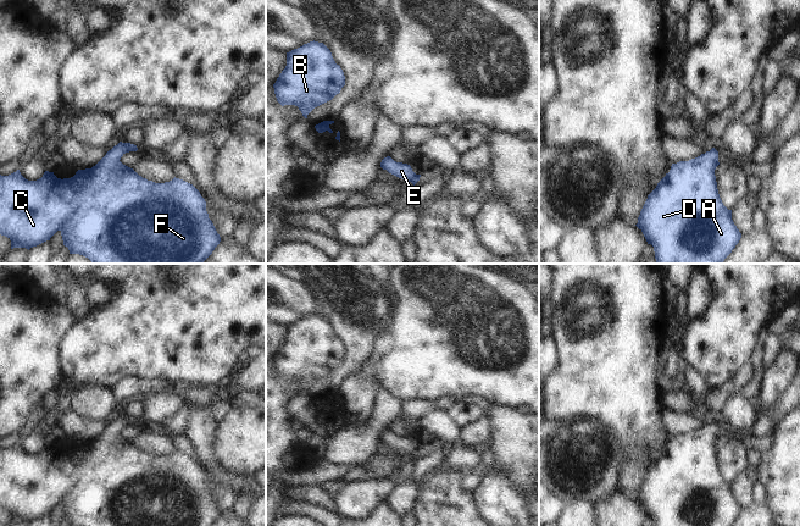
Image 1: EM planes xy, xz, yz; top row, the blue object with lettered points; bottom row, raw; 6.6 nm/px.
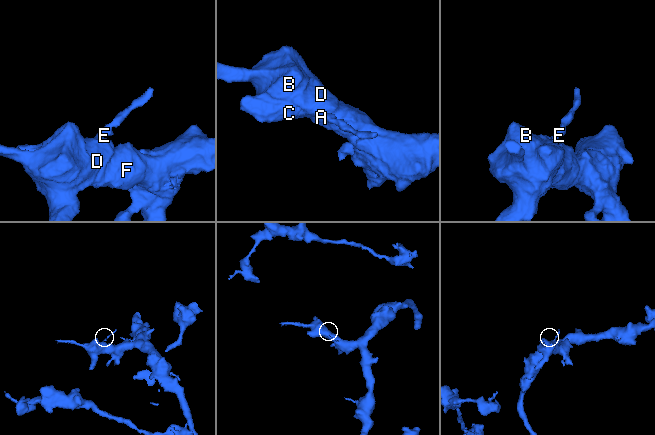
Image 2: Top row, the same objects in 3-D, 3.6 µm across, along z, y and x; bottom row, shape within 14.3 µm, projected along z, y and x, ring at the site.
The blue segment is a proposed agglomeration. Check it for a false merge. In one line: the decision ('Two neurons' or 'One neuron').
One neuron

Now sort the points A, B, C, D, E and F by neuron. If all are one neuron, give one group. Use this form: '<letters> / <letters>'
A B C D E F

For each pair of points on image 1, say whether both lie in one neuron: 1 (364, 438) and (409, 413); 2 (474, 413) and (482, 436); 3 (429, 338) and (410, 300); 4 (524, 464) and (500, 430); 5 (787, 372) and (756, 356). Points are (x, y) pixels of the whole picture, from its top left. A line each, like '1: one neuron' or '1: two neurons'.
1: two neurons
2: two neurons
3: one neuron
4: one neuron
5: two neurons

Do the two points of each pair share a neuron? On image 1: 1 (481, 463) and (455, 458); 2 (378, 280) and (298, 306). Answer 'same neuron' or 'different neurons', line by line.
1: same neuron
2: different neurons

